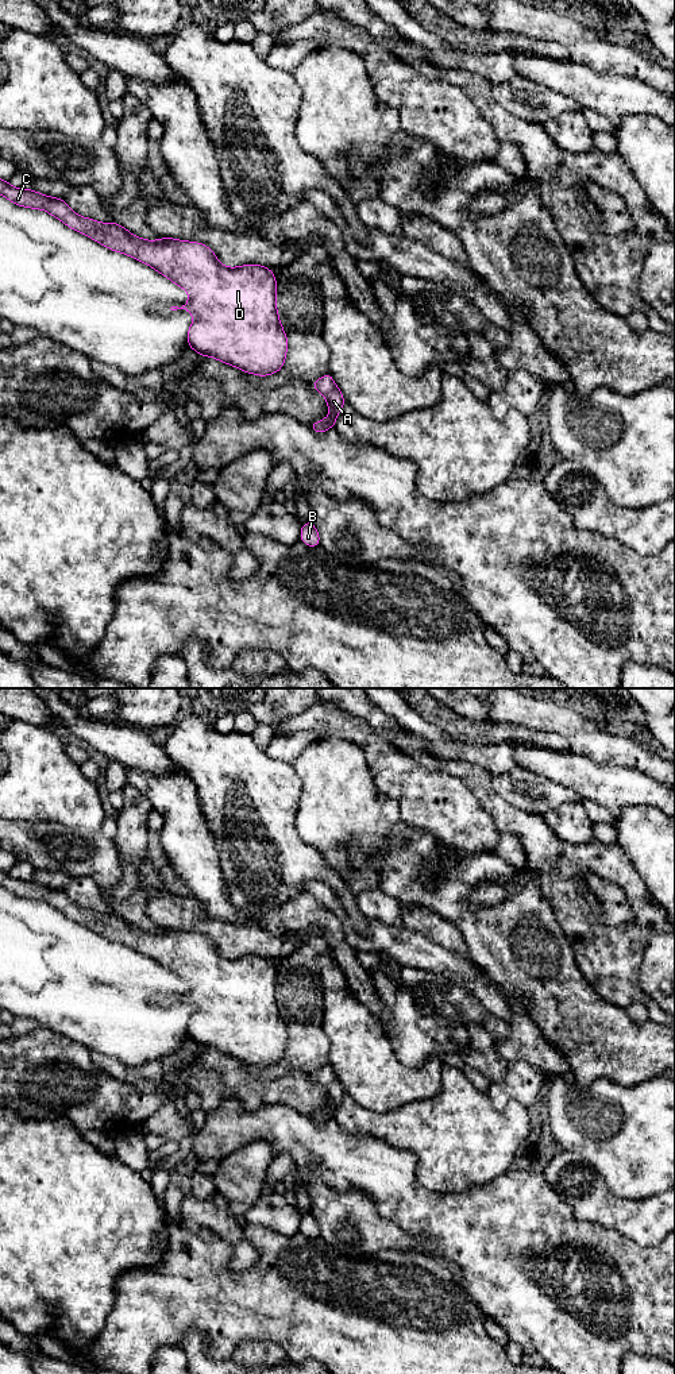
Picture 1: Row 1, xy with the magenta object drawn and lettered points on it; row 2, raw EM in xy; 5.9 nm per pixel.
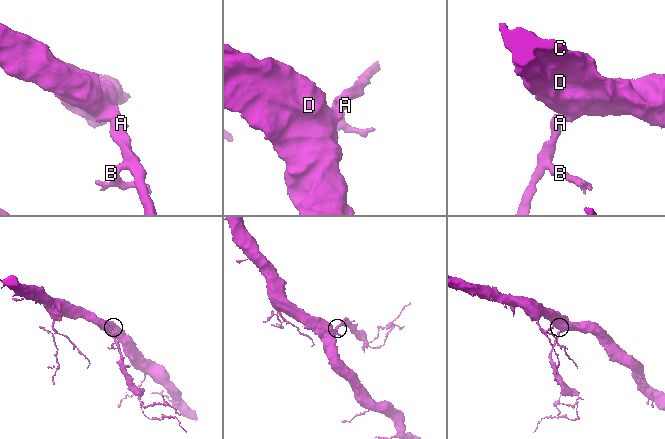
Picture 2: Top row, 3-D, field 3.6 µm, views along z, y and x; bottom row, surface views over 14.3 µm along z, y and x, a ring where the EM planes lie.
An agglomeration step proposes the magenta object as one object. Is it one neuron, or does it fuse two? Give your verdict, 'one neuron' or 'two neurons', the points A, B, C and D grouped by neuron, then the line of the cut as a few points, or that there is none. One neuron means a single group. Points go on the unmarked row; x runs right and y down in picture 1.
one neuron; A B C D; no cut

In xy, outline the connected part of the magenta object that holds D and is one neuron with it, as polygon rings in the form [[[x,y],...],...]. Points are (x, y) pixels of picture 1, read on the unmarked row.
[[[0,869],[0,885],[12,892],[15,896],[43,900],[51,907],[61,911],[70,920],[81,923],[104,938],[132,947],[142,954],[153,958],[163,968],[169,969],[177,977],[189,984],[189,992],[178,997],[171,997],[171,1001],[185,1000],[194,1007],[193,1014],[188,1020],[188,1037],[201,1047],[211,1047],[225,1055],[231,1055],[244,1064],[258,1068],[267,1068],[278,1064],[285,1054],[288,1043],[288,1028],[281,1016],[277,1003],[277,972],[274,964],[261,956],[243,956],[239,958],[227,958],[219,954],[216,945],[205,935],[197,933],[178,931],[171,929],[161,929],[159,931],[144,931],[132,926],[117,914],[100,914],[93,910],[82,908],[72,902],[63,889],[49,888],[32,880],[19,880]]]

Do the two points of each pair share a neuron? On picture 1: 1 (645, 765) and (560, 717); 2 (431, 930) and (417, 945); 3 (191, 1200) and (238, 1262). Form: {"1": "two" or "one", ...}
{"1": "one", "2": "two", "3": "one"}

